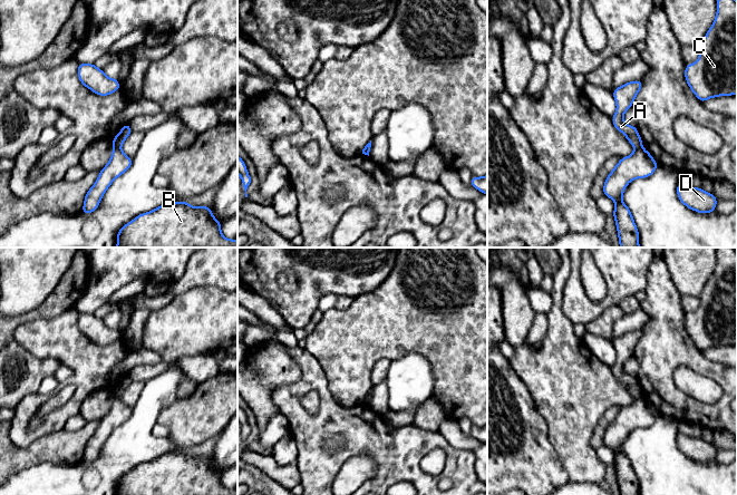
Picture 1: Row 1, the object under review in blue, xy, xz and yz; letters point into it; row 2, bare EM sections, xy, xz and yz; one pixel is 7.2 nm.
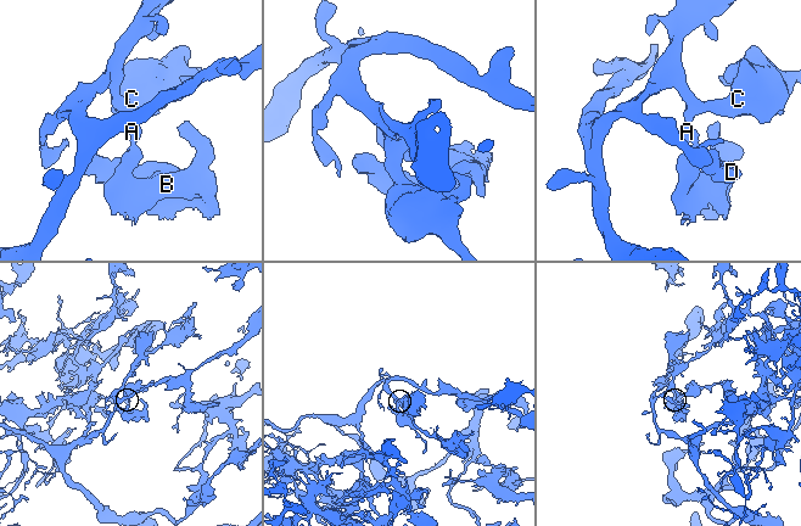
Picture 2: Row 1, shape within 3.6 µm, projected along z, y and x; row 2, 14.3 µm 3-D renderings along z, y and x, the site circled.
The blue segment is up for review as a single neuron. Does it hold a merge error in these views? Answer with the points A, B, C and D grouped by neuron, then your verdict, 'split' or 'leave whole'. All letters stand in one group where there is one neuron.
groups A C / B D; split

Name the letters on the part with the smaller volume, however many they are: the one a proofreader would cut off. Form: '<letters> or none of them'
B, D

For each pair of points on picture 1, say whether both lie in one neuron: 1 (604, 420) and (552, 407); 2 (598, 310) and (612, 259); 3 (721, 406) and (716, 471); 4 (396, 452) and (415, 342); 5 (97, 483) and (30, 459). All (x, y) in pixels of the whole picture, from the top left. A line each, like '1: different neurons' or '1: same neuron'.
1: different neurons
2: same neuron
3: different neurons
4: different neurons
5: different neurons

